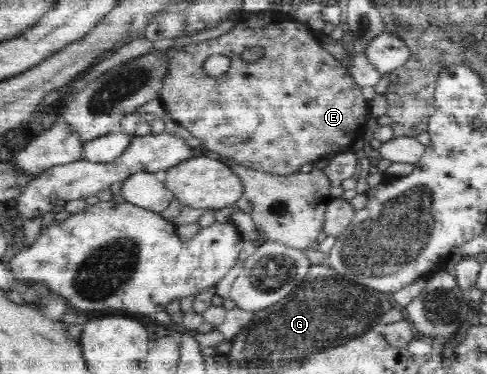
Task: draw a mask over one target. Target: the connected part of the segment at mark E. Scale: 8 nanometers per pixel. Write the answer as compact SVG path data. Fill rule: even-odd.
M239 18L239 22L233 26L227 33L209 40L199 42L198 44L190 44L181 47L171 59L169 59L169 67L167 67L167 75L163 79L163 87L161 87L161 93L159 98L163 102L165 109L169 112L169 115L174 121L183 125L193 137L201 139L202 149L201 151L213 154L214 156L224 156L234 159L239 165L251 168L259 171L260 169L275 175L286 176L291 173L299 172L299 169L305 163L312 163L317 161L322 156L328 153L337 153L337 151L348 151L353 143L361 138L366 131L367 116L370 113L369 102L365 100L361 87L355 83L355 80L348 74L346 66L343 66L338 62L329 52L322 47L319 47L315 41L313 41L313 35L309 33L310 28L303 22L297 20L285 21L285 23L273 23L273 25L267 25L267 27L259 27L257 25L257 19L255 23L251 25L251 21L243 21ZM263 47L265 55L253 63L247 63L241 59L241 53L247 48ZM211 55L226 55L230 59L230 67L228 71L219 77L209 76L203 69L203 63Z

